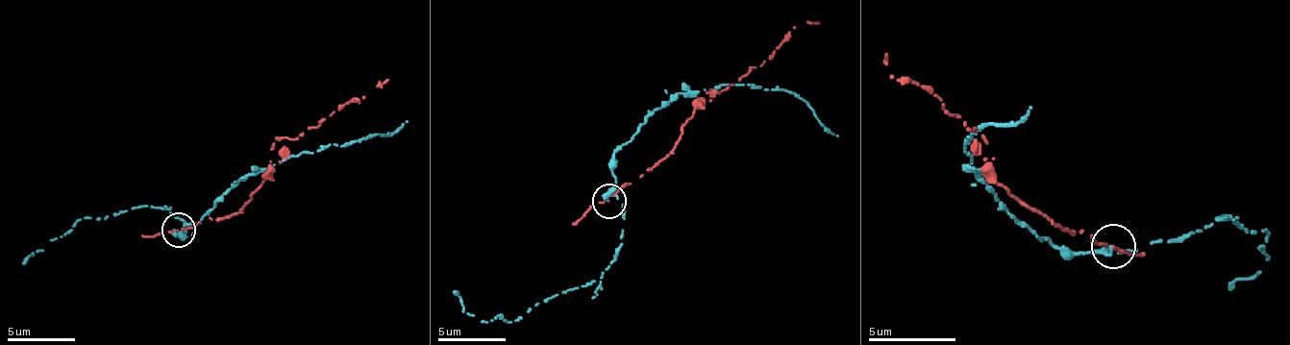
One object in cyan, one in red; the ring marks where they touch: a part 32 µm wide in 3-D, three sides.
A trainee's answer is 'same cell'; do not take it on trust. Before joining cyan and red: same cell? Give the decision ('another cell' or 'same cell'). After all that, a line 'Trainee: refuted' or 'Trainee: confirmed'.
another cell
Trainee: refuted

